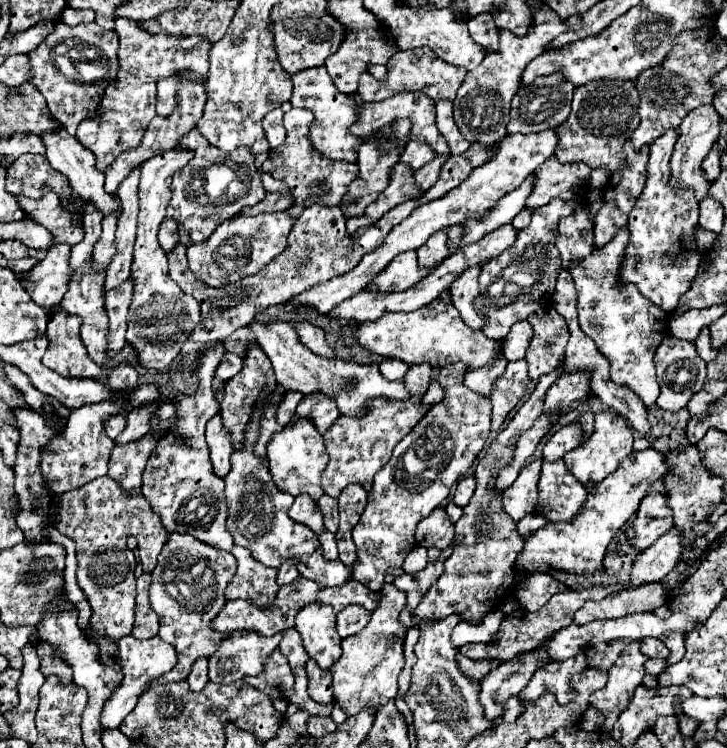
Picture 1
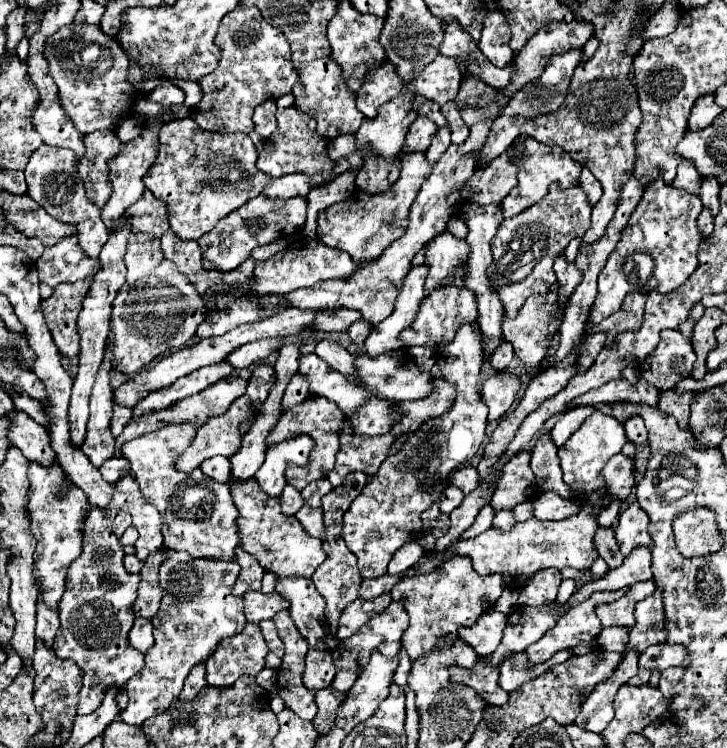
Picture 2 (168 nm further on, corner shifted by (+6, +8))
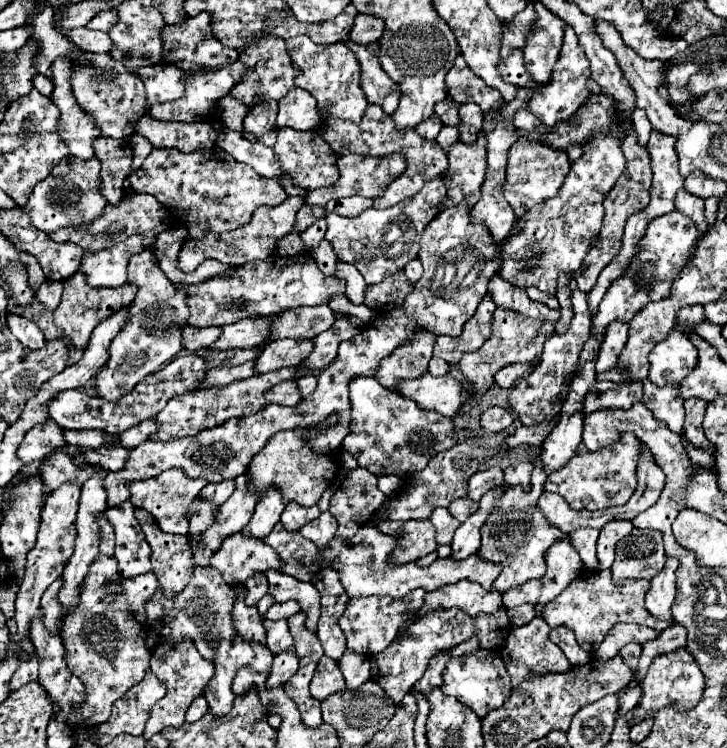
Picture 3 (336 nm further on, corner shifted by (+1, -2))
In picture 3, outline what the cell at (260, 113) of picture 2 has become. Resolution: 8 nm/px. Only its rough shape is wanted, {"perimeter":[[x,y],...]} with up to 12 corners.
{"perimeter":[[276,101],[254,105],[244,131],[272,147],[276,143]]}

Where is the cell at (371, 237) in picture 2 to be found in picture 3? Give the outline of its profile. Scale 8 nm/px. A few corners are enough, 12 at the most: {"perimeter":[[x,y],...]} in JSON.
{"perimeter":[[442,177],[390,209],[328,213],[326,239],[364,281],[416,259]]}

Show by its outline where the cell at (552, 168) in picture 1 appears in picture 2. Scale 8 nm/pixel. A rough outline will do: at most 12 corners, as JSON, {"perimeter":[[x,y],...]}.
{"perimeter":[[527,137],[517,187],[501,203],[515,217],[547,195],[579,185],[581,165]]}

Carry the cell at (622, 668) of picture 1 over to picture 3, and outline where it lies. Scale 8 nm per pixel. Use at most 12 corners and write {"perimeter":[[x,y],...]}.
{"perimeter":[[678,561],[650,581],[646,609],[660,621],[670,621],[676,593]]}

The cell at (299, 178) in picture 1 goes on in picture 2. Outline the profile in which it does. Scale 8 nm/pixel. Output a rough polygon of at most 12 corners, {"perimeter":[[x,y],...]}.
{"perimeter":[[277,109],[257,169],[271,177],[305,173],[323,185],[335,161],[315,121]]}

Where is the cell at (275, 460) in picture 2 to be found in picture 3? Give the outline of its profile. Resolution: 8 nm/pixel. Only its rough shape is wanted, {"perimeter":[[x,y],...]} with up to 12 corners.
{"perimeter":[[278,487],[256,503],[246,535],[266,537],[284,511]]}

